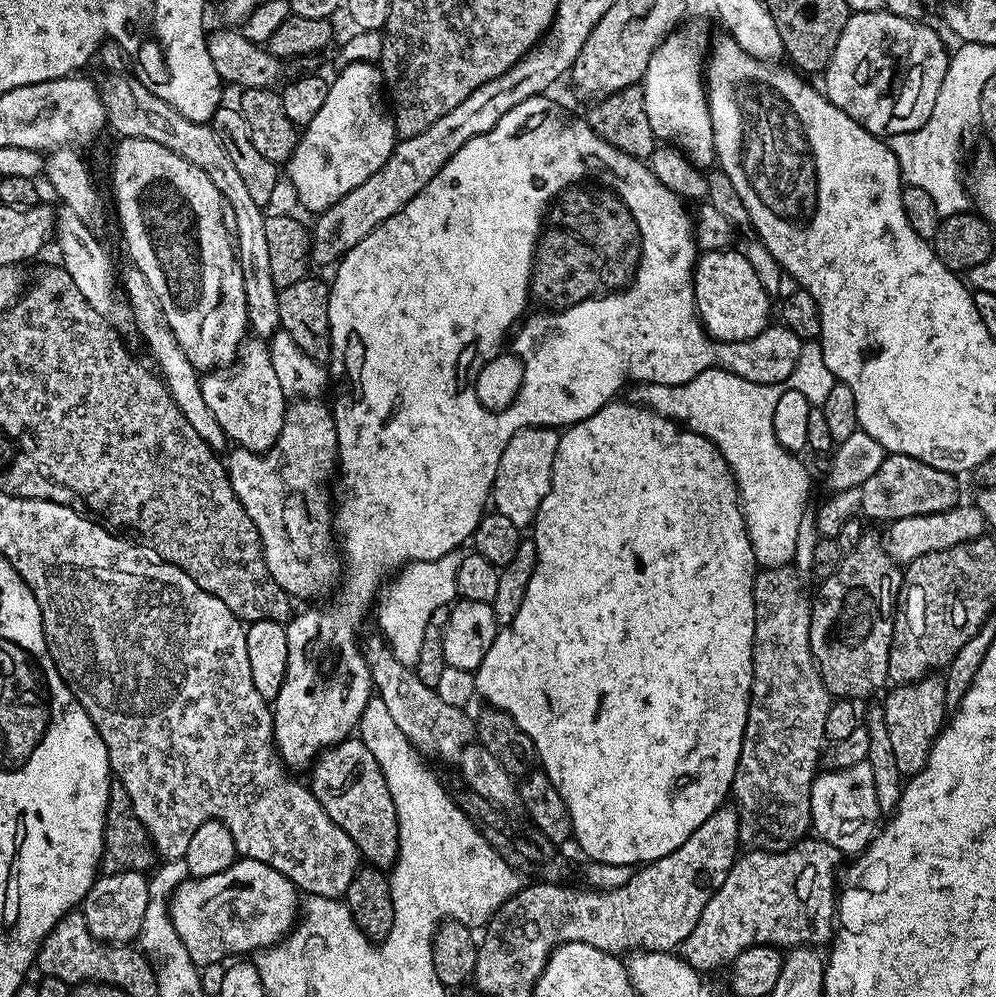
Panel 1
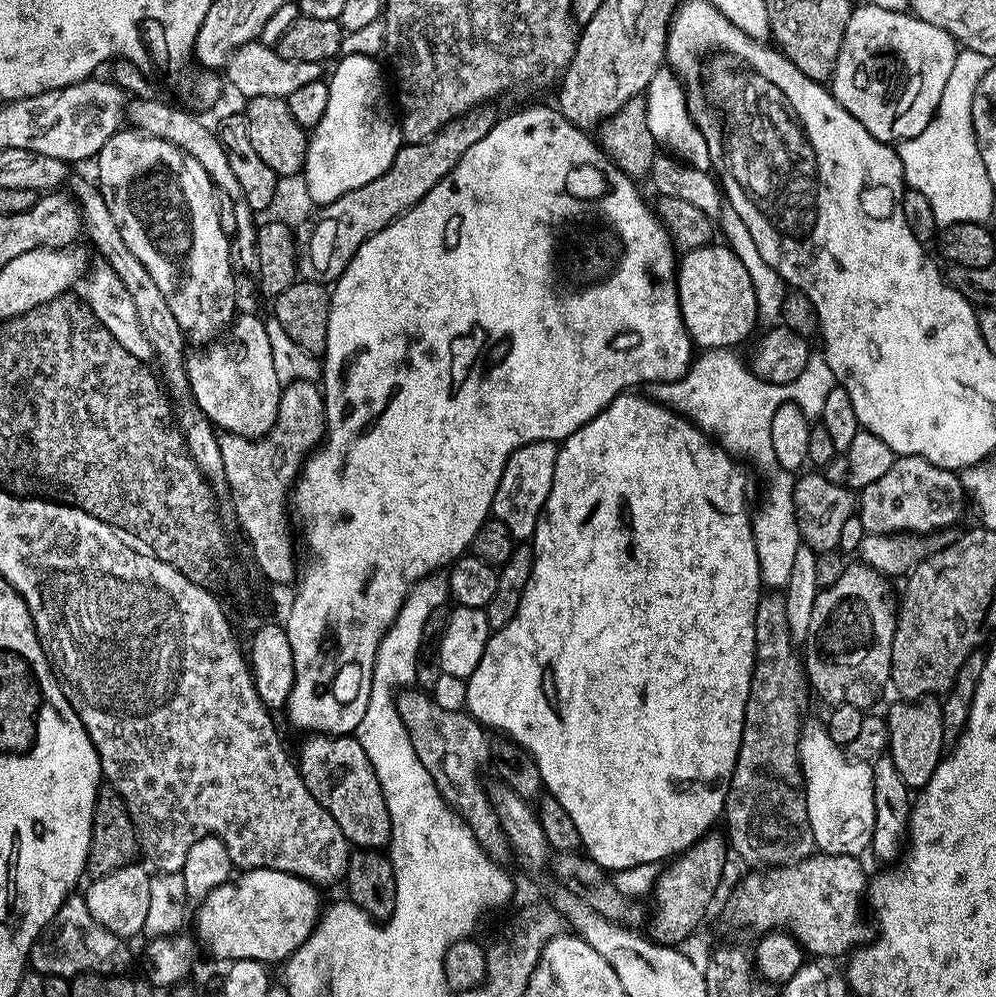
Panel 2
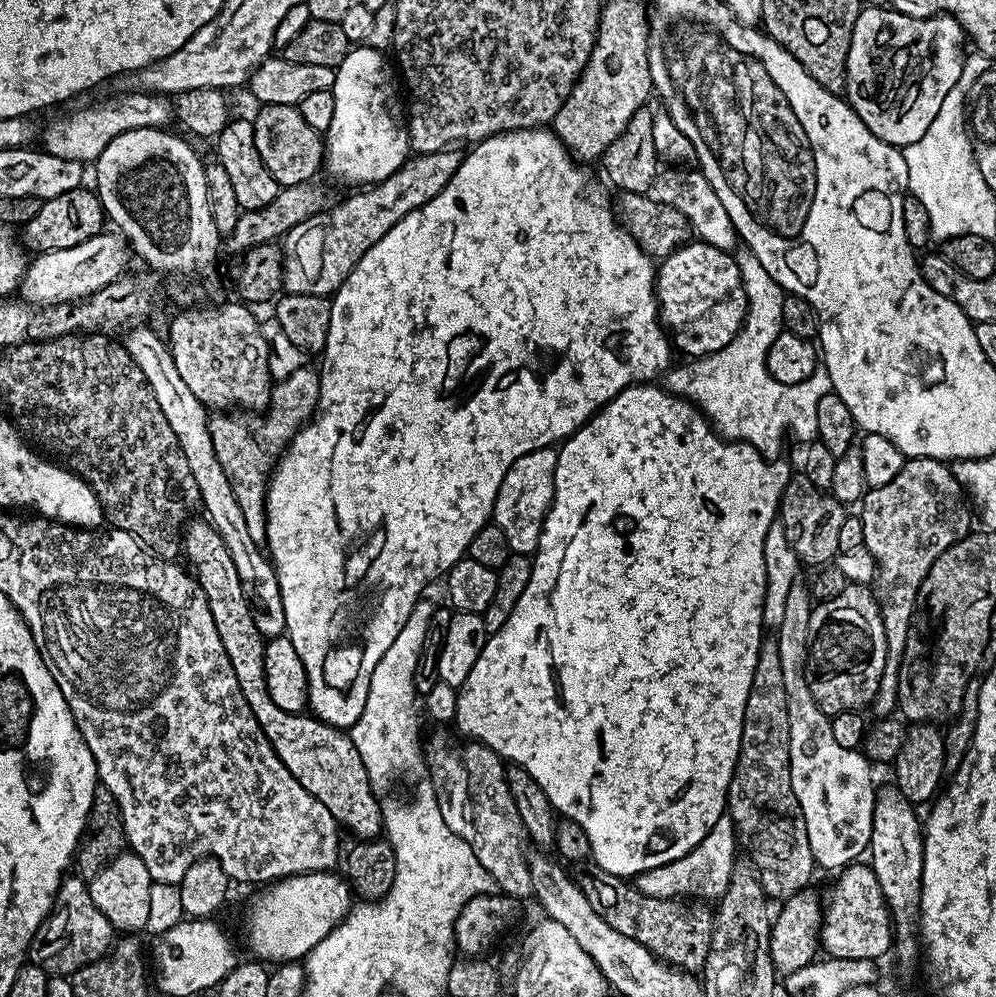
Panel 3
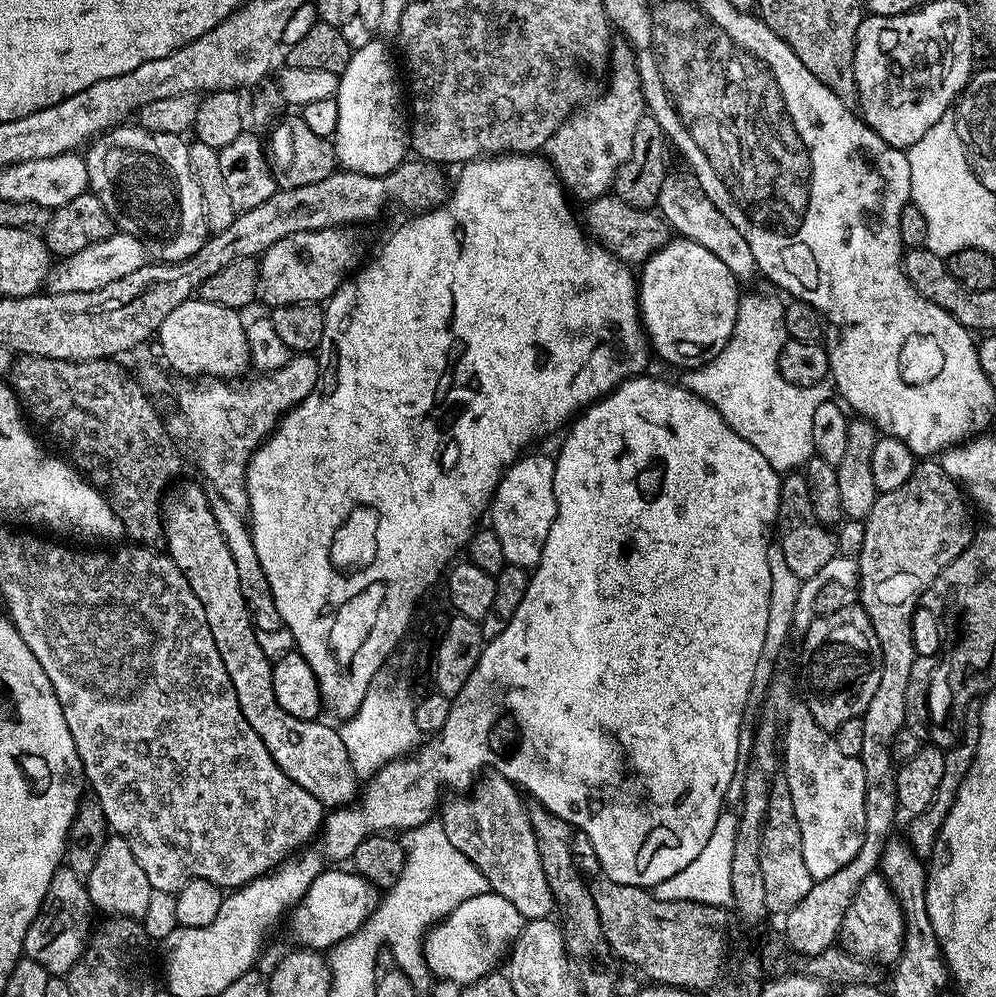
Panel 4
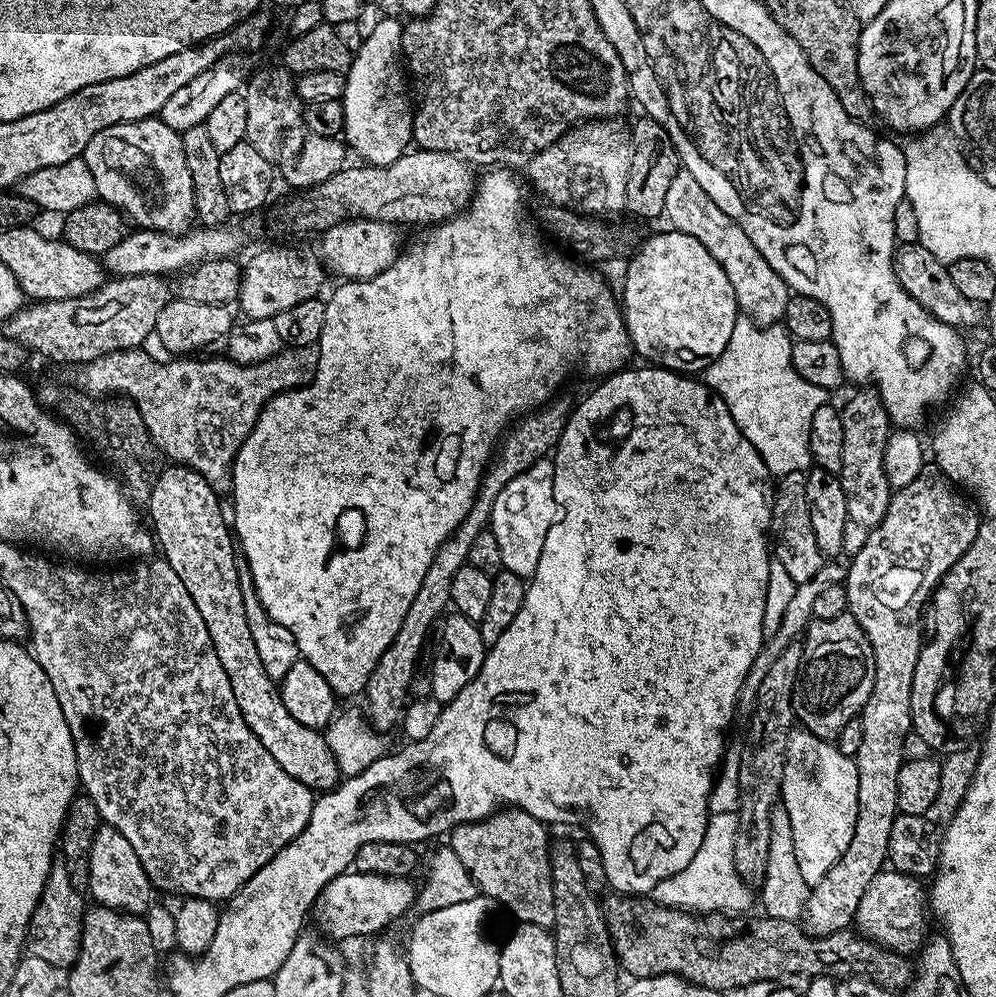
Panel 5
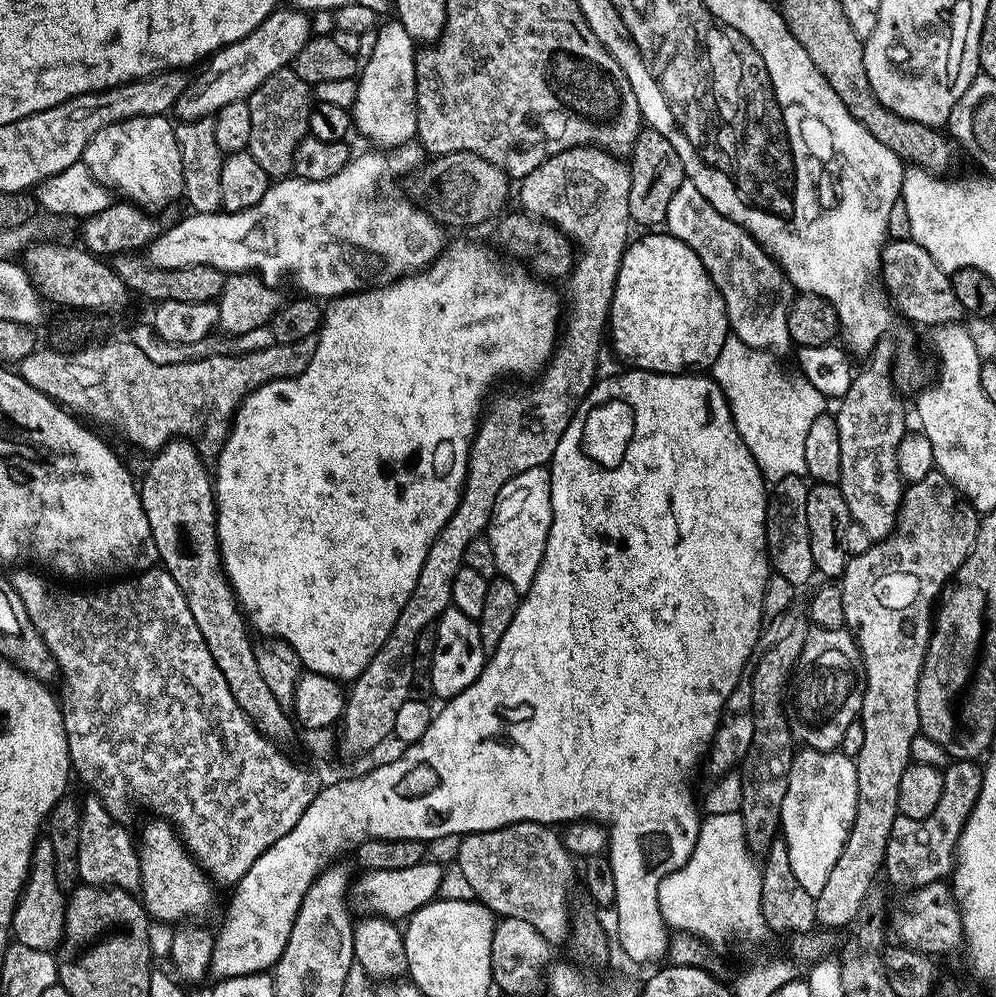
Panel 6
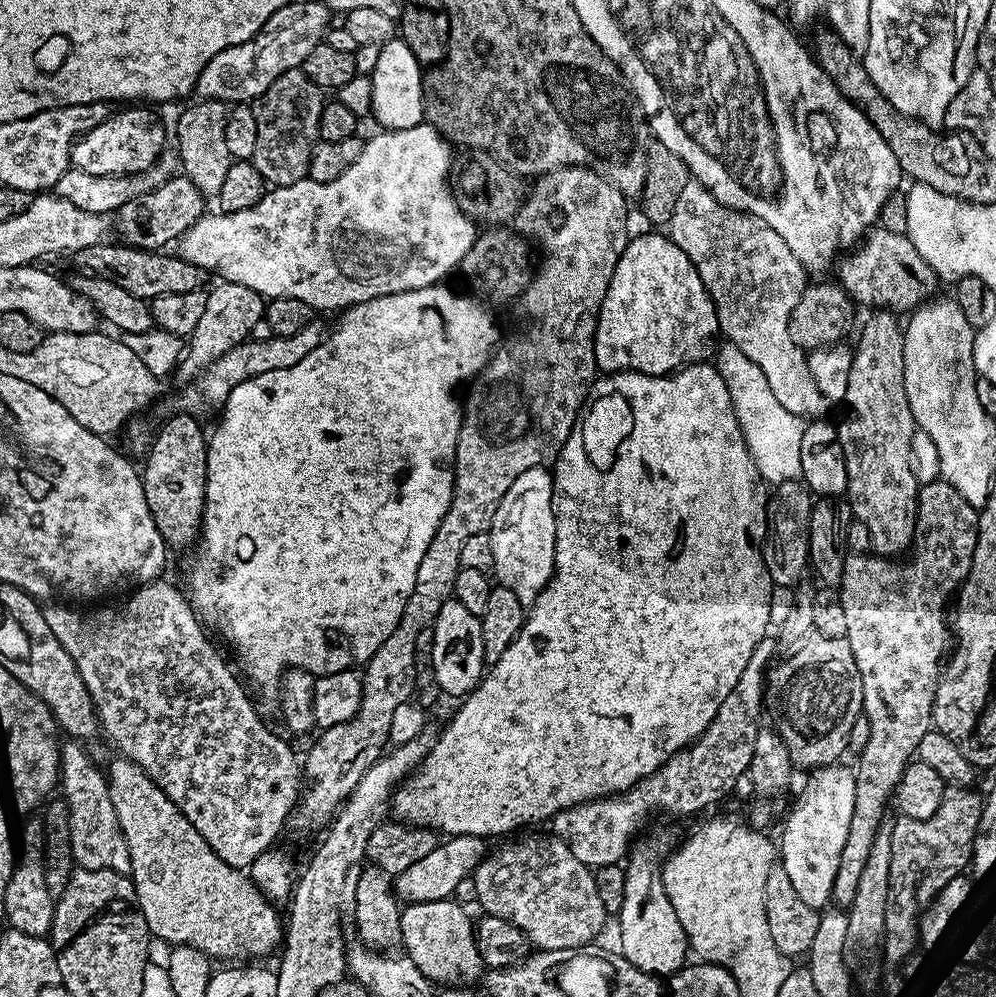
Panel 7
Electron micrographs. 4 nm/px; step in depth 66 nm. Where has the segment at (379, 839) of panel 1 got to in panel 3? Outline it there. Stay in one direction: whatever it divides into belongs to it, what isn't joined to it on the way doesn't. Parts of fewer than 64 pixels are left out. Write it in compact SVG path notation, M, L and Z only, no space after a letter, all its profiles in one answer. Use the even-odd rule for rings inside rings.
M193 519L182 532L182 556L192 563L191 575L195 576L214 614L214 626L218 626L218 638L226 646L226 658L234 666L234 676L242 690L242 698L250 706L258 726L272 743L282 766L298 778L300 785L336 819L341 829L350 831L360 840L374 840L383 833L384 813L382 804L376 801L374 785L362 766L362 758L347 731L326 724L311 714L297 714L278 710L266 690L266 670L264 669L265 637L260 635L253 616L253 609L242 592L238 573L234 568L230 552L222 538L207 519Z

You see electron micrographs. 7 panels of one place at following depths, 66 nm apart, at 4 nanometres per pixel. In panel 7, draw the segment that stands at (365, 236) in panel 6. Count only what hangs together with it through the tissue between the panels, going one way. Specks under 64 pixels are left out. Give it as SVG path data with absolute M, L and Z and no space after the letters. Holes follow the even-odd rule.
M422 123L418 126L410 126L410 130L387 130L377 131L377 136L367 137L364 140L362 154L358 154L355 162L346 169L338 178L330 182L314 182L310 179L299 180L290 186L281 188L273 187L265 191L264 197L257 204L250 206L250 210L238 210L237 212L217 211L216 216L205 214L200 217L190 230L186 230L184 236L178 241L178 255L180 259L197 264L204 269L205 273L212 272L221 281L238 286L250 286L260 296L277 300L278 298L298 298L306 302L314 310L320 308L336 308L343 310L352 307L353 304L361 304L370 298L382 298L386 294L398 294L425 288L431 284L439 284L453 271L459 269L462 258L475 244L478 235L477 225L460 208L460 201L454 191L450 180L447 180L448 171L452 168L453 145L445 140L433 124Z

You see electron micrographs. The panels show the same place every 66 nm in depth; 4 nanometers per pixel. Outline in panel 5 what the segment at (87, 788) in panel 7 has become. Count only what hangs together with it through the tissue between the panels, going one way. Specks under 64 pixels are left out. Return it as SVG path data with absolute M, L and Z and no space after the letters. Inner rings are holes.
M100 826L93 831L92 848L88 852L86 881L97 905L107 908L121 909L126 913L147 913L154 903L152 891L154 885L146 870L142 870L142 862L138 854L134 854L134 846L122 838L117 828Z

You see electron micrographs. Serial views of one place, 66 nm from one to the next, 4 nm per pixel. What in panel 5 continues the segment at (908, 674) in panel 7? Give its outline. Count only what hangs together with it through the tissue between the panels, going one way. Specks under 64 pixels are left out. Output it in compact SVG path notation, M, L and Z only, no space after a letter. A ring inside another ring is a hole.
M925 466L918 478L910 482L910 486L893 491L882 522L869 531L866 546L862 546L862 550L858 550L858 554L851 557L847 565L847 611L860 623L874 650L874 690L870 690L870 698L858 717L862 722L862 746L858 746L858 754L854 757L858 770L858 822L854 822L854 838L850 838L846 854L842 854L842 858L830 866L826 878L811 885L808 906L802 917L802 927L810 936L825 936L851 929L862 902L862 894L866 894L870 882L874 882L888 860L888 839L898 815L898 770L905 761L904 739L912 731L910 694L916 667L922 659L920 611L926 608L932 592L948 573L950 566L954 566L954 562L966 554L970 542L974 542L974 534L978 534L980 522L977 509L961 495L957 485L945 476L944 471L935 466Z

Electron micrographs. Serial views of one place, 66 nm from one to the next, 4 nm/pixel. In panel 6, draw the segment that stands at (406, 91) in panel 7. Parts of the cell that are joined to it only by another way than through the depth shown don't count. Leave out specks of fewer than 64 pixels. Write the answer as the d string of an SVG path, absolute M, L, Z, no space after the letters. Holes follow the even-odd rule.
M392 18L389 24L381 23L377 31L374 52L363 61L356 80L356 100L352 103L351 113L355 131L361 132L368 140L384 150L395 150L402 144L409 143L416 136L416 54L417 45L406 34L406 26Z

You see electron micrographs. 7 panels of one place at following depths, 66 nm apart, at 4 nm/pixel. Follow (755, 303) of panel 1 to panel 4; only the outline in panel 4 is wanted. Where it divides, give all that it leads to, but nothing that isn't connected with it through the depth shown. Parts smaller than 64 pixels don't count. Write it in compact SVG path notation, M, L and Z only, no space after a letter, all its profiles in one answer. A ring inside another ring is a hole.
M673 239L663 251L643 262L641 272L638 272L638 299L640 318L651 351L679 370L687 370L710 362L724 349L736 325L742 288L722 254L697 240L680 239L684 240Z

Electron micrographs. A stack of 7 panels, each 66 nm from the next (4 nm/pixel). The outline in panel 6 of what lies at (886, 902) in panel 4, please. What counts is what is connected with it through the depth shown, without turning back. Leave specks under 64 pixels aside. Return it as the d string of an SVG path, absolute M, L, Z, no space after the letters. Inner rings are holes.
M935 880L925 888L914 888L900 904L896 913L891 913L890 928L897 932L899 943L910 950L918 950L933 958L941 958L947 952L961 951L964 943L962 918L952 897L952 889L944 880Z

